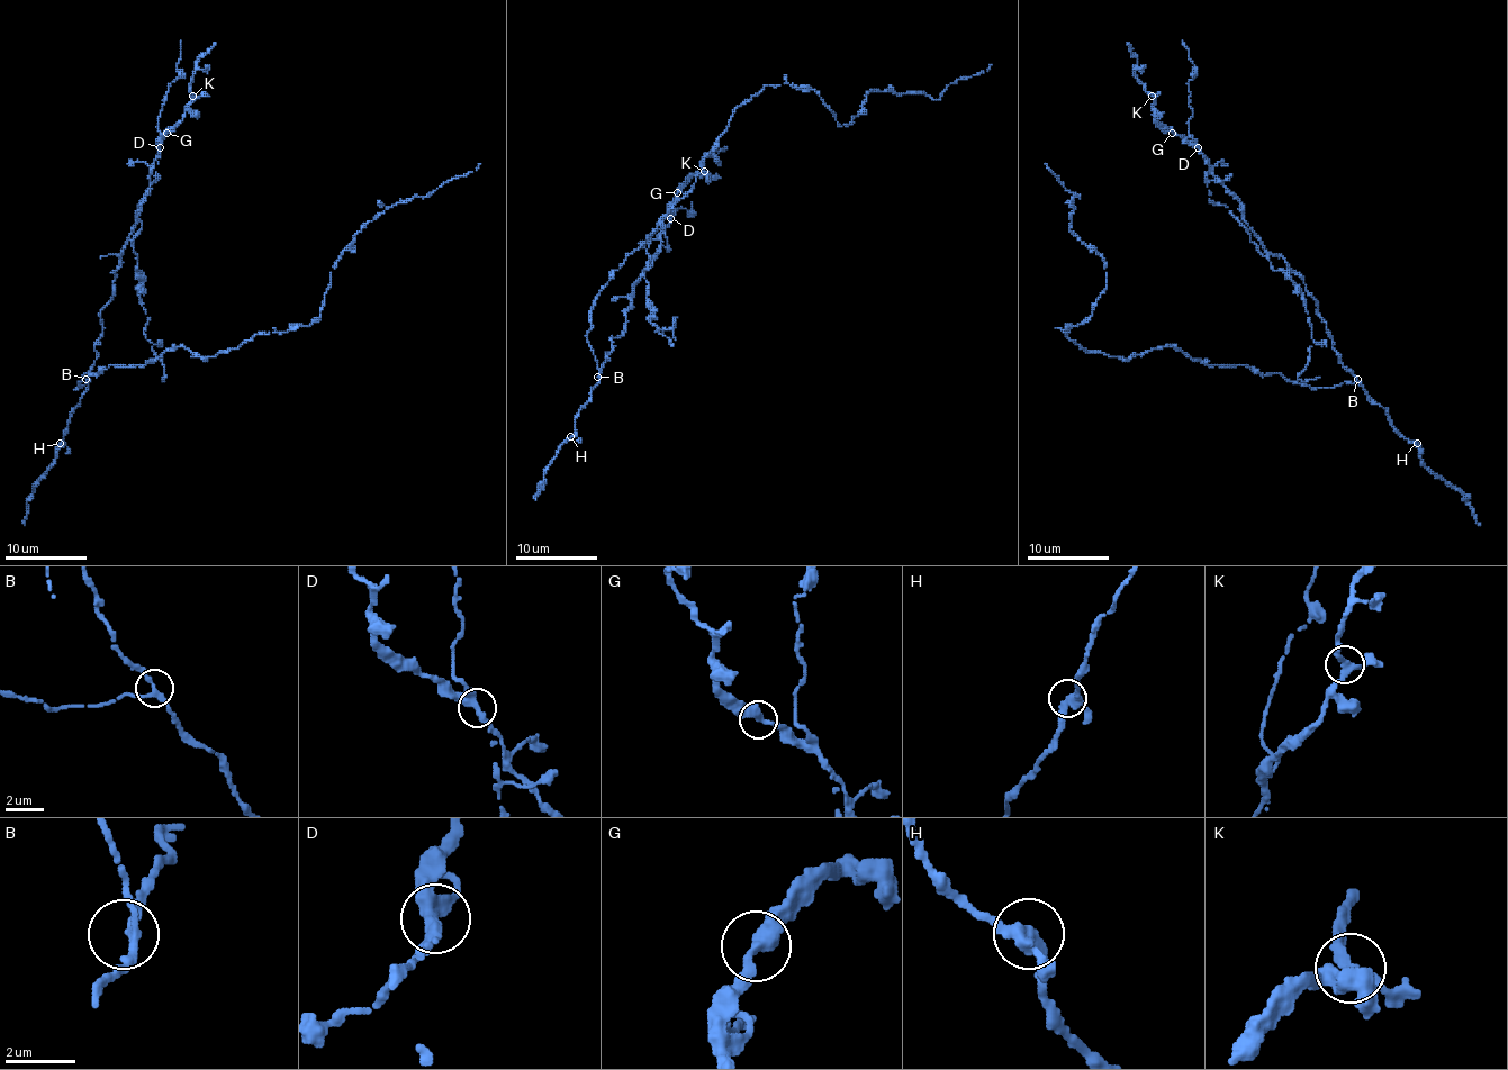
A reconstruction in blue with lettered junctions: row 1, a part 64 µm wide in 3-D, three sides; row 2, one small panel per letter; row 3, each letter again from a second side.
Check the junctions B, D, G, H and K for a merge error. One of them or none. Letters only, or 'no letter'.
D

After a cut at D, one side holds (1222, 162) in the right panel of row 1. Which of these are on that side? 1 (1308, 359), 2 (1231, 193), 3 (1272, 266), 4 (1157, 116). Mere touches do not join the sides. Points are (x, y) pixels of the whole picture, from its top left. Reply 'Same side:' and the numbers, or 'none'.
Same side: 2, 4

